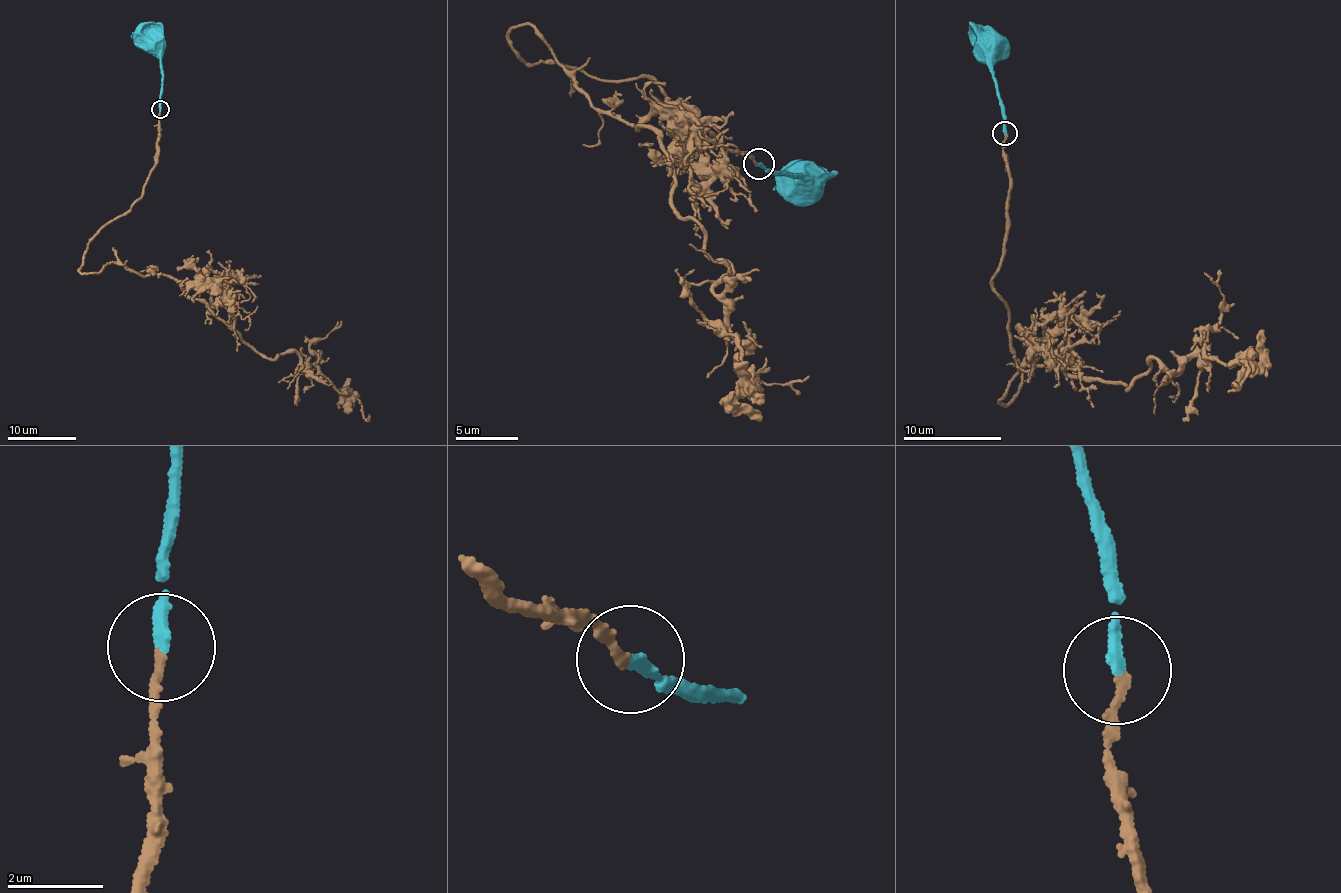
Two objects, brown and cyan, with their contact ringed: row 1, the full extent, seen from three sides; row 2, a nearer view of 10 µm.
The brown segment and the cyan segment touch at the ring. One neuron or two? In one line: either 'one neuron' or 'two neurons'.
one neuron

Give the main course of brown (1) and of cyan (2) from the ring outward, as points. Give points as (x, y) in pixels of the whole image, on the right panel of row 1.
1: (1005, 134), (992, 281), (1021, 368), (1004, 404), (1047, 351), (1130, 389), (1154, 358), (1244, 362), (1226, 391)
2: (1005, 134), (1005, 113), (992, 49)

